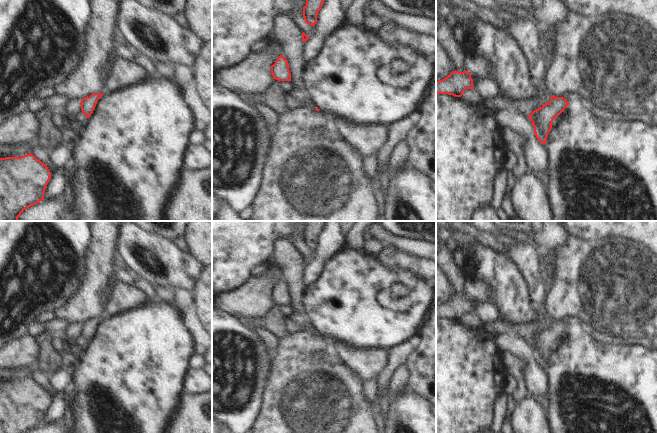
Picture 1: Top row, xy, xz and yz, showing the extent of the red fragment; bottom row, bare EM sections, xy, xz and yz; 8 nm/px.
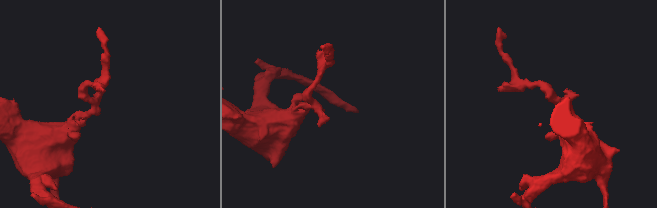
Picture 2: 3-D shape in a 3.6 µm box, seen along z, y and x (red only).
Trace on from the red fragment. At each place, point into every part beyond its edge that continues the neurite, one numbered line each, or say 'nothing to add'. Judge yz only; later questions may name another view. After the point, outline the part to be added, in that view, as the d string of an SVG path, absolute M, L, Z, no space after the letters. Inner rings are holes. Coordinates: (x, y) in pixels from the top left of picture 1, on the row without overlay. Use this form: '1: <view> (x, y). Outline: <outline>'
nothing to add.

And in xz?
nothing to add.

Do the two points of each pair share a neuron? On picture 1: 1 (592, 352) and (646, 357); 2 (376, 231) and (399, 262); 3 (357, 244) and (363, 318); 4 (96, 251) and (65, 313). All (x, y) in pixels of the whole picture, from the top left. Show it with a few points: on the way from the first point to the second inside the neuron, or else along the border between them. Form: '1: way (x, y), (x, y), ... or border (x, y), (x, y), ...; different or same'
1: way (605, 358), (633, 358); same
2: border (383, 245), (392, 245), (409, 254); different
3: border (345, 244), (359, 252), (364, 252); different
4: way (96, 267), (96, 284), (81, 299); same

